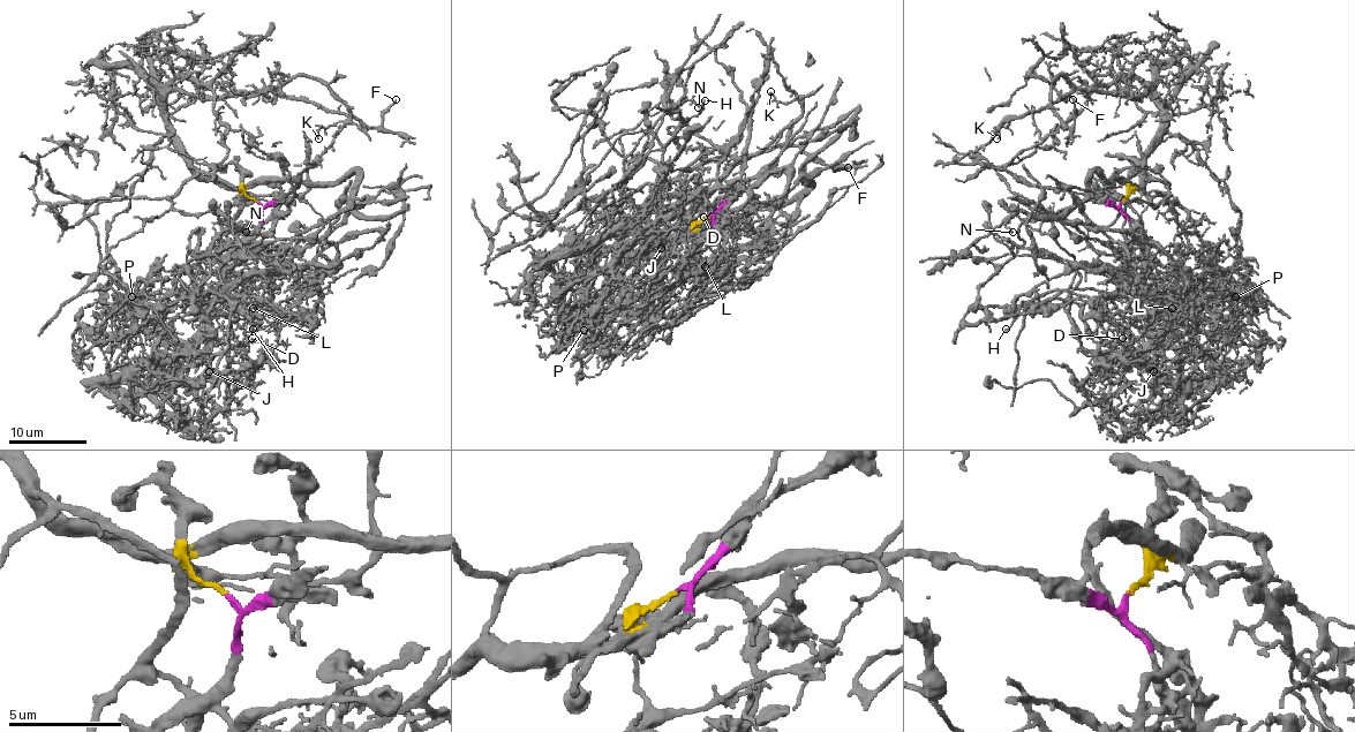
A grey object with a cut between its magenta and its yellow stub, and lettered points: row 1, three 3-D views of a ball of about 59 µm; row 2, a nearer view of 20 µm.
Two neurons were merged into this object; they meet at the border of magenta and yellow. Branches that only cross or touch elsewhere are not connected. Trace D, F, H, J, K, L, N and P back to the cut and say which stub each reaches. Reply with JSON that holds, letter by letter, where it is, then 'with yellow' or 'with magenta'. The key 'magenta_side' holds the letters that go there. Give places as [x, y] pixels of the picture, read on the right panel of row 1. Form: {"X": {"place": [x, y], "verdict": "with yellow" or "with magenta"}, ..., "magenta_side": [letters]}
{"D": {"place": [1122, 338], "verdict": "with magenta"}, "F": {"place": [1073, 99], "verdict": "with yellow"}, "H": {"place": [1006, 329], "verdict": "with yellow"}, "J": {"place": [1153, 371], "verdict": "with magenta"}, "K": {"place": [996, 138], "verdict": "with yellow"}, "L": {"place": [1172, 308], "verdict": "with magenta"}, "N": {"place": [1013, 232], "verdict": "with yellow"}, "P": {"place": [1235, 296], "verdict": "with magenta"}, "magenta_side": ["D", "J", "L", "P"]}

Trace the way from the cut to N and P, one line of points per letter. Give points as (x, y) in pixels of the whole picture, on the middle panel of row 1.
N: (708, 217), (656, 234), (623, 191), (639, 138), (687, 100), (699, 107)
P: (708, 217), (713, 214), (713, 223), (679, 239), (660, 263), (639, 256), (603, 294), (584, 330)

